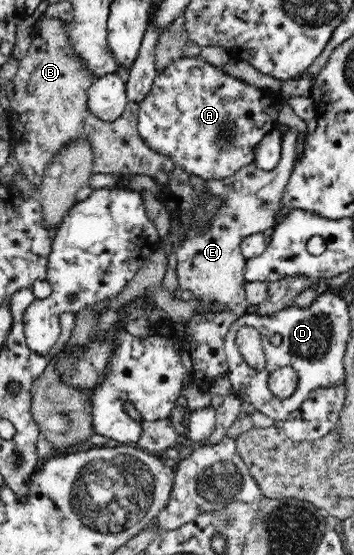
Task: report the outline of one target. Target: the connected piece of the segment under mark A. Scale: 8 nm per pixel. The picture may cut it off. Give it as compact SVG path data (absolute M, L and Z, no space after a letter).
M184 56L154 77L148 94L139 102L137 127L144 144L156 153L170 155L188 174L196 174L202 180L220 180L232 176L242 166L252 164L256 145L276 128L274 107L278 104L279 99L270 89L254 88L236 80L199 56Z

